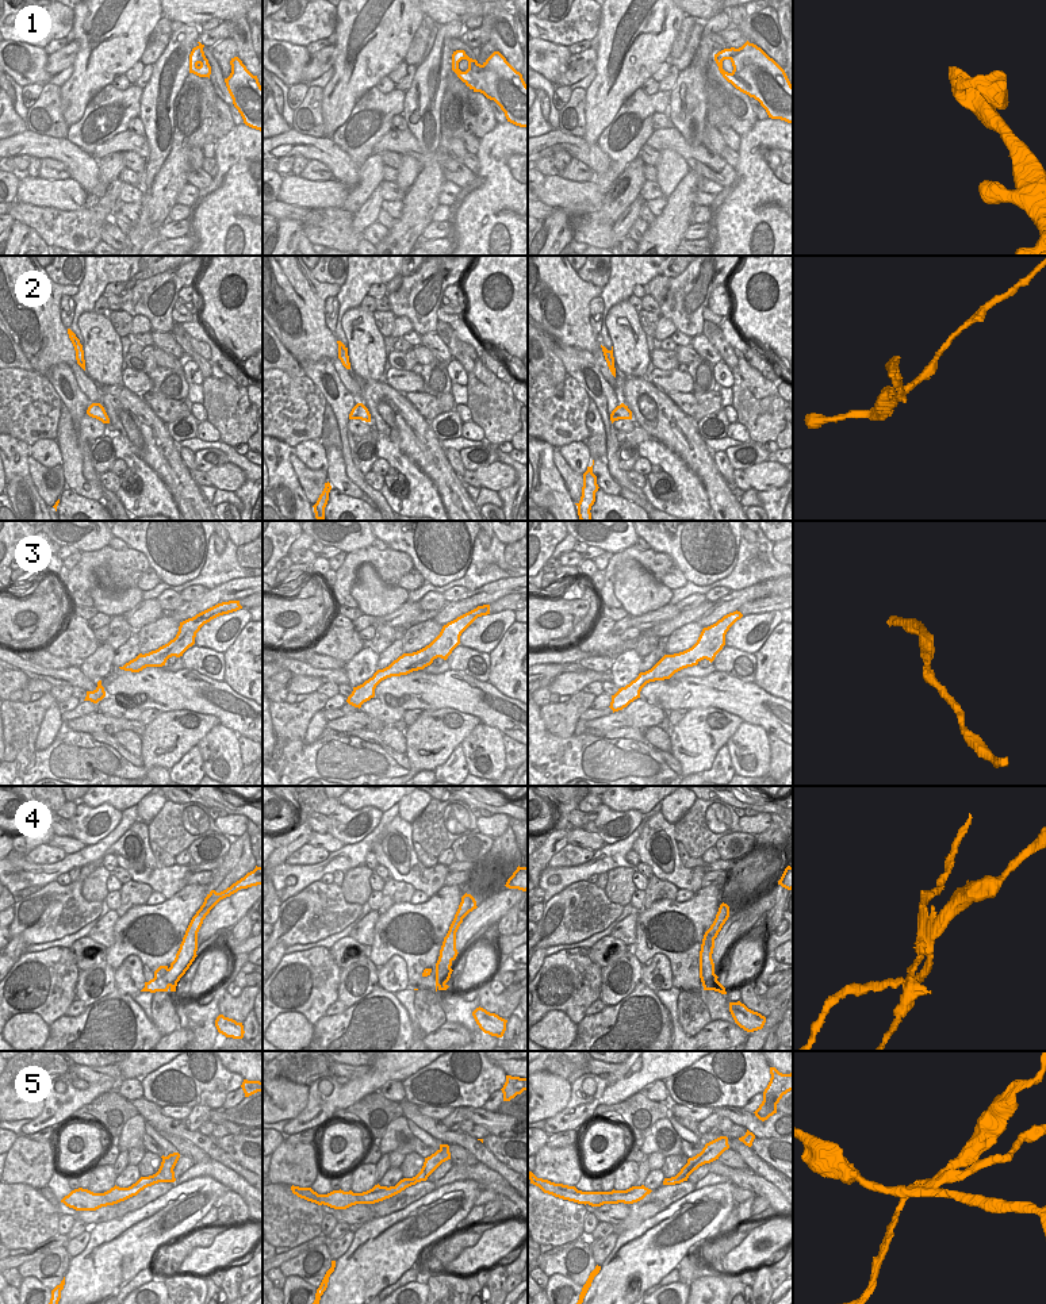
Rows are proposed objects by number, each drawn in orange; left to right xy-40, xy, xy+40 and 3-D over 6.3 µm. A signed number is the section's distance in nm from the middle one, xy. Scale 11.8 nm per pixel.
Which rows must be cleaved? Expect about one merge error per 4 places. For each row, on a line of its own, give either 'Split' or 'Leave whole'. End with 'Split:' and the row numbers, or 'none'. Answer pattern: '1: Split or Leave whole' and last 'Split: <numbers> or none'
1: Leave whole
2: Leave whole
3: Leave whole
4: Split
5: Split
Split: 4, 5

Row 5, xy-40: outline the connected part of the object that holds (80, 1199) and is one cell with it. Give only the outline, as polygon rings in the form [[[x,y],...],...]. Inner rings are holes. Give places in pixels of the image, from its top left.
[[[133,1184],[129,1188],[114,1186],[104,1193],[93,1193],[88,1189],[74,1189],[65,1196],[61,1203],[76,1211],[96,1211],[101,1207],[114,1205],[133,1197],[142,1189],[139,1184]]]

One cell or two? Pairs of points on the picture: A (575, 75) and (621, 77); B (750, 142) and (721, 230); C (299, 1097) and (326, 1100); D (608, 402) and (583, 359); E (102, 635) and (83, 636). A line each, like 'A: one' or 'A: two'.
A: two
B: one
C: two
D: one
E: two

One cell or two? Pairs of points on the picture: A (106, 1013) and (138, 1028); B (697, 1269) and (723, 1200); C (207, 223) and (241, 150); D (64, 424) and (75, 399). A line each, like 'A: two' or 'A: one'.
A: one
B: two
C: one
D: two

